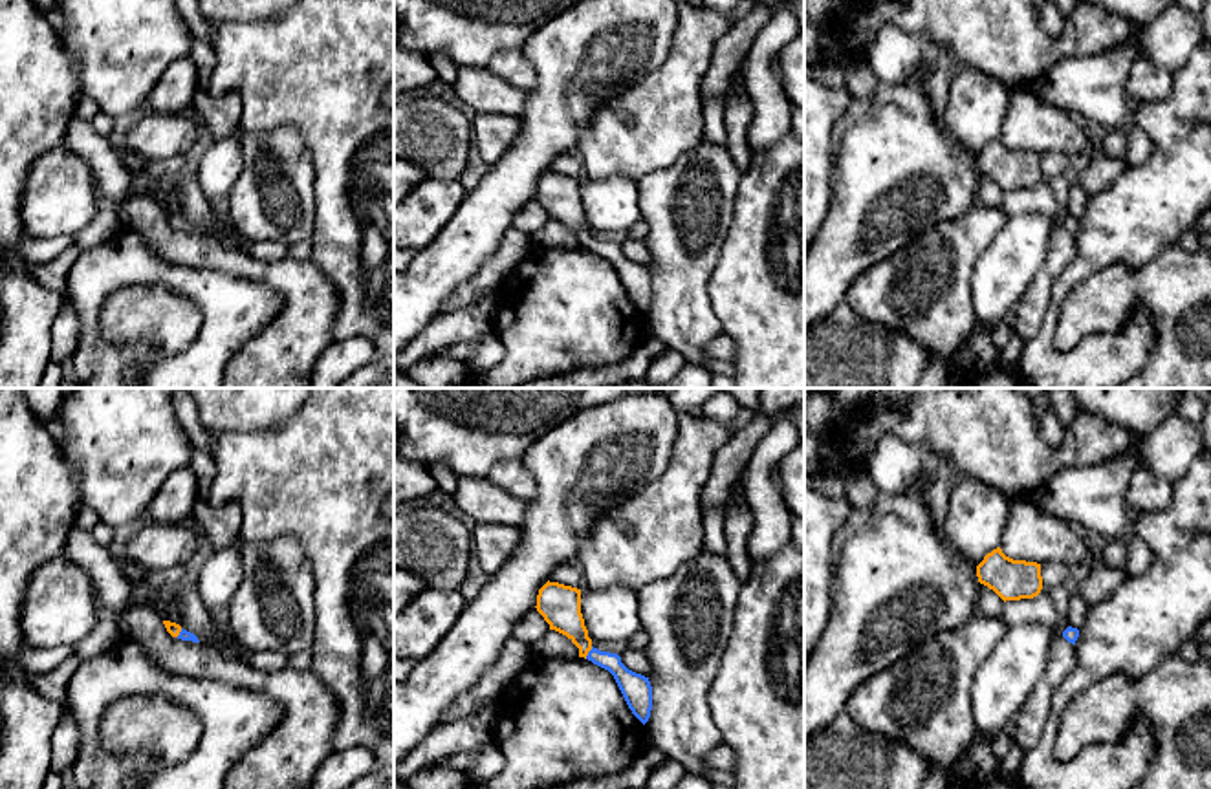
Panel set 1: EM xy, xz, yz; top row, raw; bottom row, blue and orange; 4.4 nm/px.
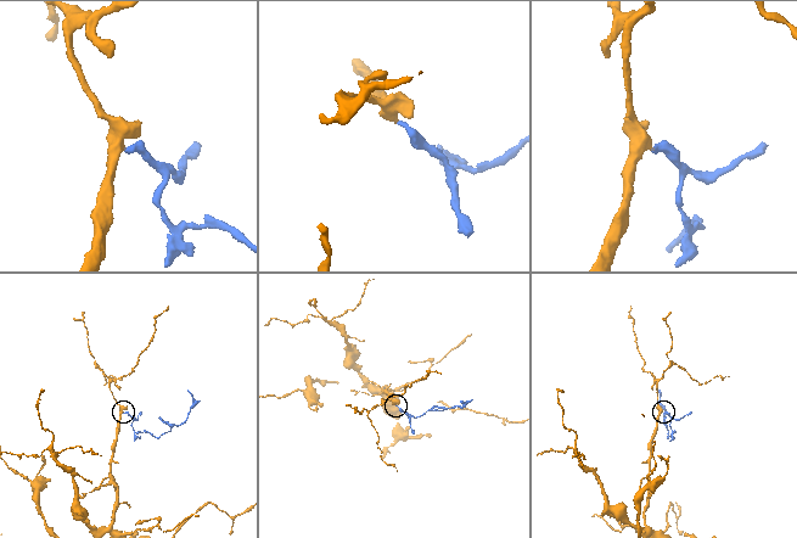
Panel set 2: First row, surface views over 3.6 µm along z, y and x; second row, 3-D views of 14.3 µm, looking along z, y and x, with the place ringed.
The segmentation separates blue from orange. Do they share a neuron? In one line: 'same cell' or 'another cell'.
same cell

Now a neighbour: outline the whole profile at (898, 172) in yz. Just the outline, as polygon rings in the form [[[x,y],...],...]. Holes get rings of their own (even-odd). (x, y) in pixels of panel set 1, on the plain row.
[[[923,73],[896,84],[878,82],[872,97],[852,97],[834,126],[832,203],[804,254],[804,331],[845,300],[863,271],[912,236],[966,214],[978,200],[976,156],[936,121],[925,82]]]

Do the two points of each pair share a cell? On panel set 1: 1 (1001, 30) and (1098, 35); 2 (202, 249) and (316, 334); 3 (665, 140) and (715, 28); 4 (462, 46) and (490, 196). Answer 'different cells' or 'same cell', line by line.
1: same cell
2: same cell
3: same cell
4: different cells

